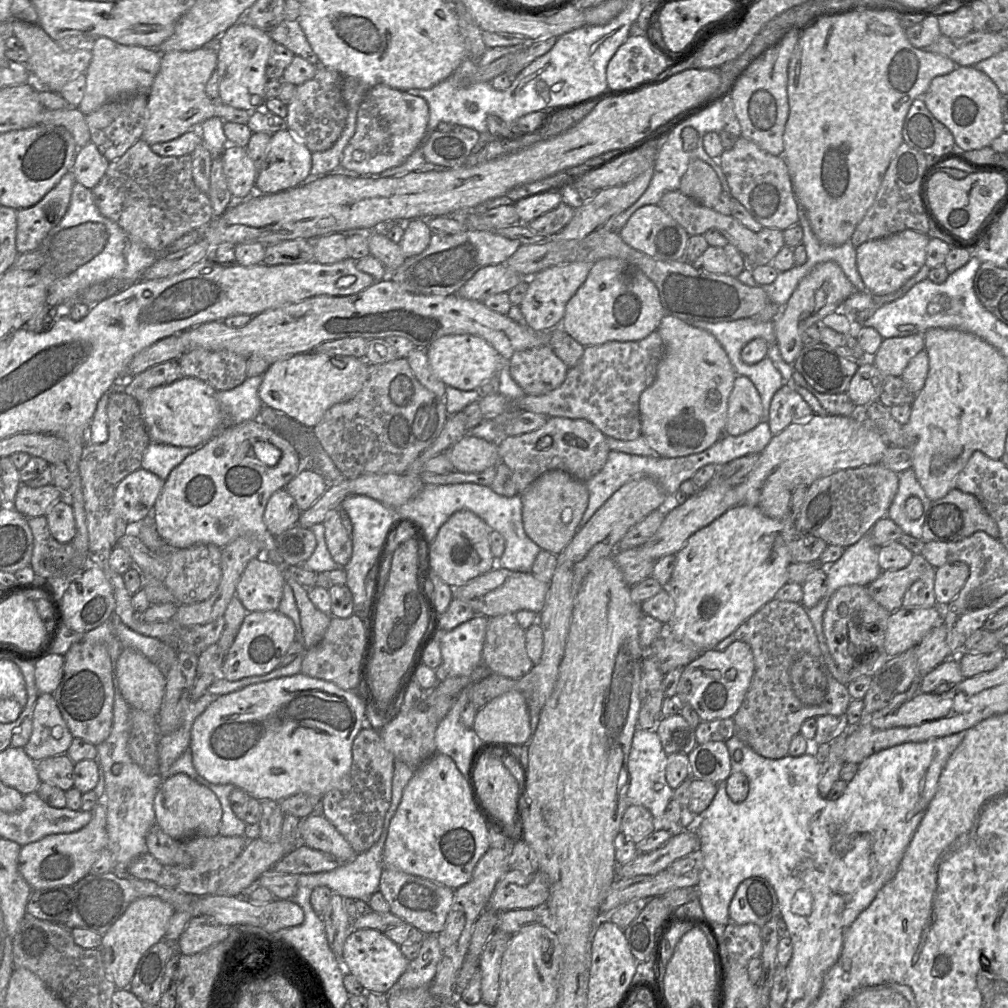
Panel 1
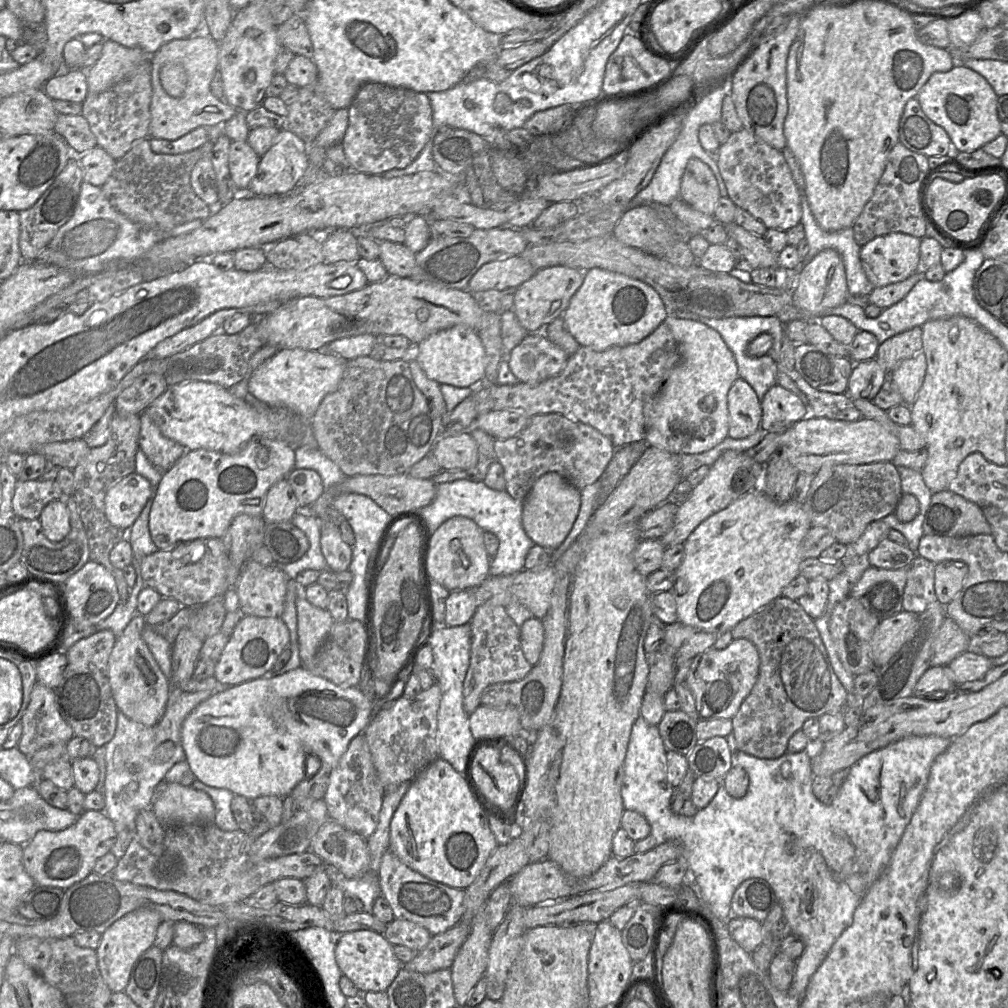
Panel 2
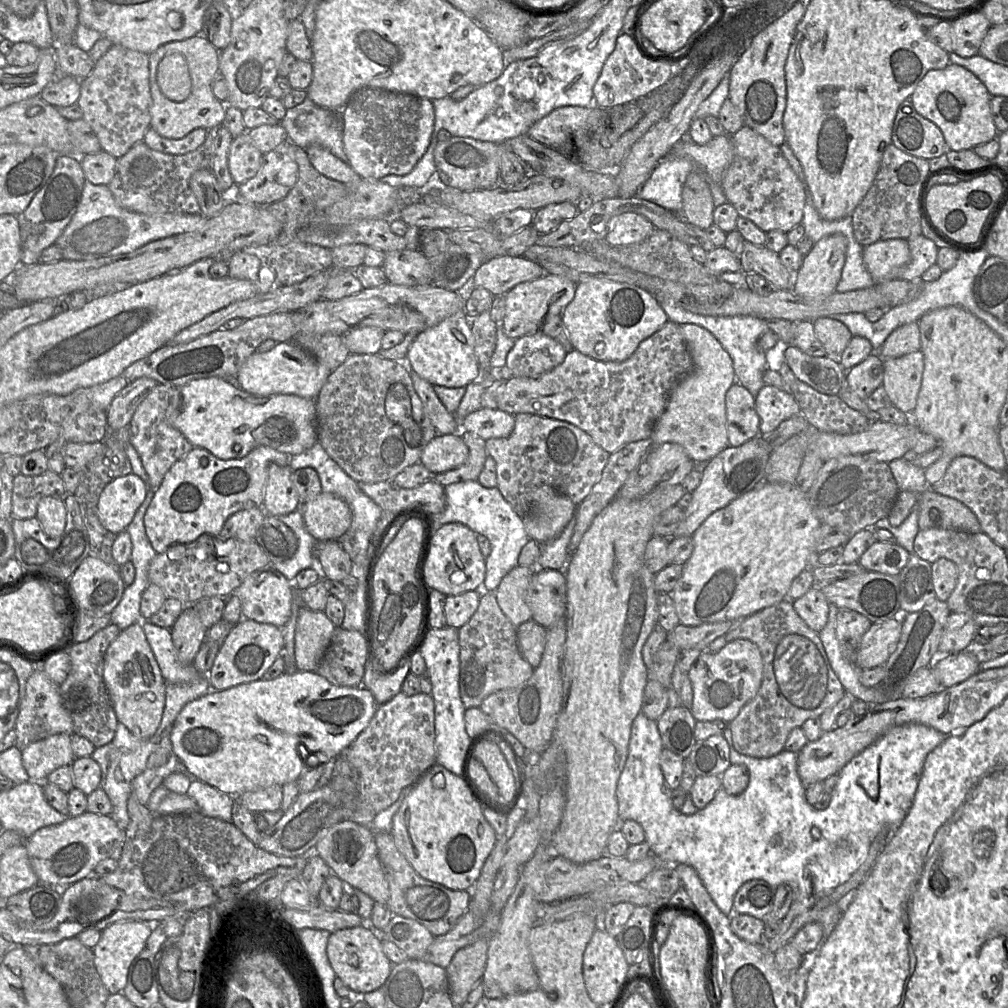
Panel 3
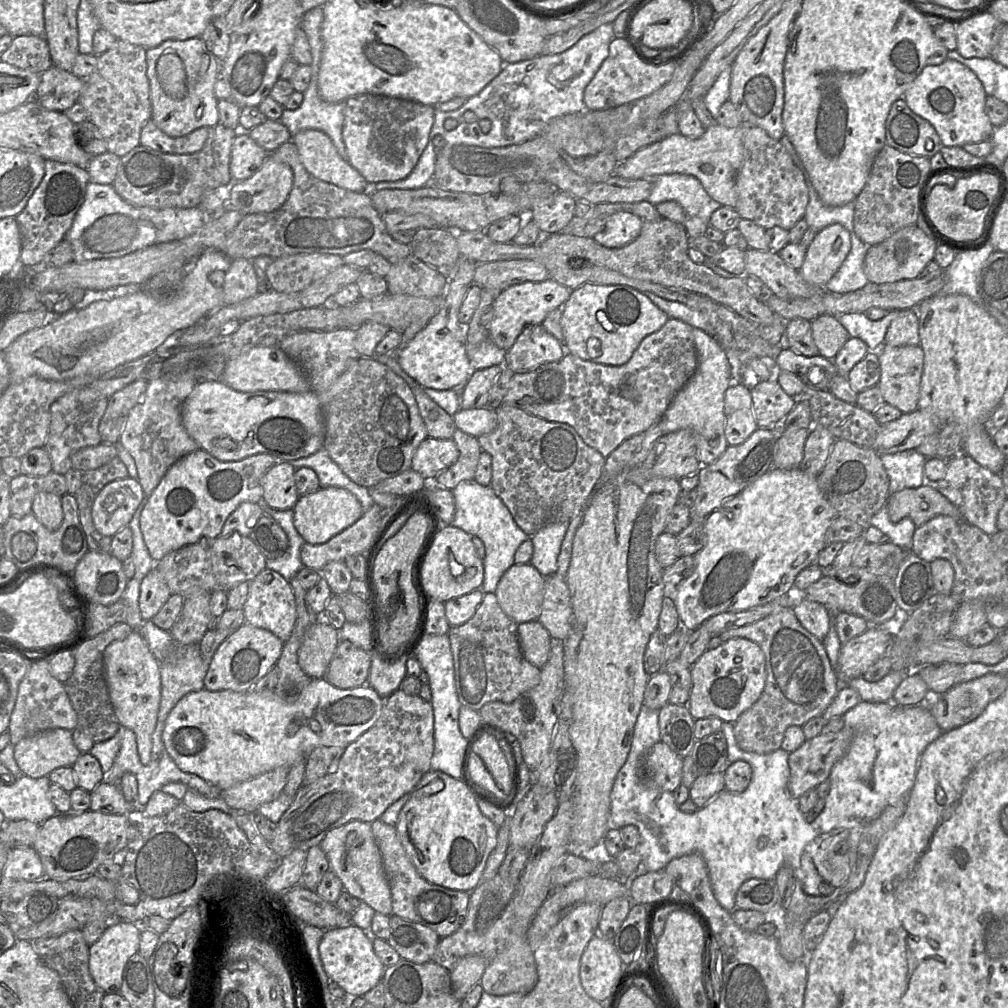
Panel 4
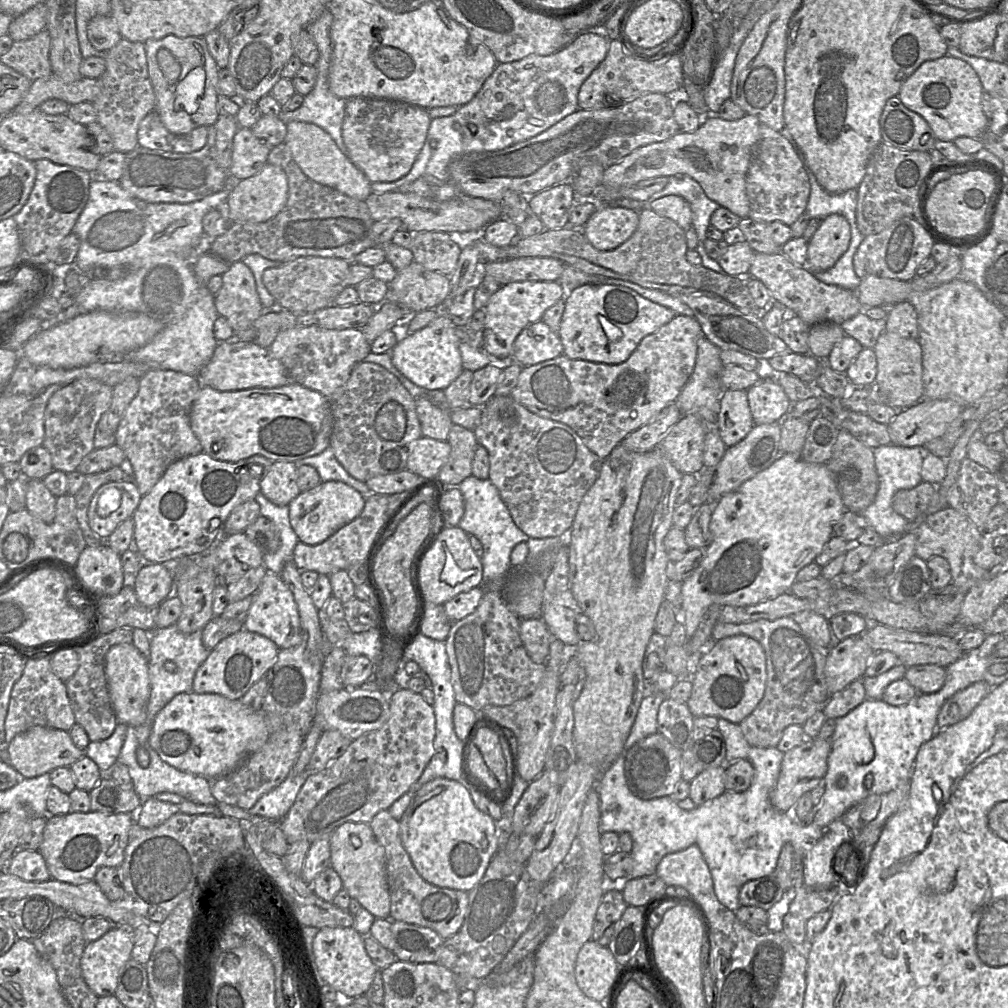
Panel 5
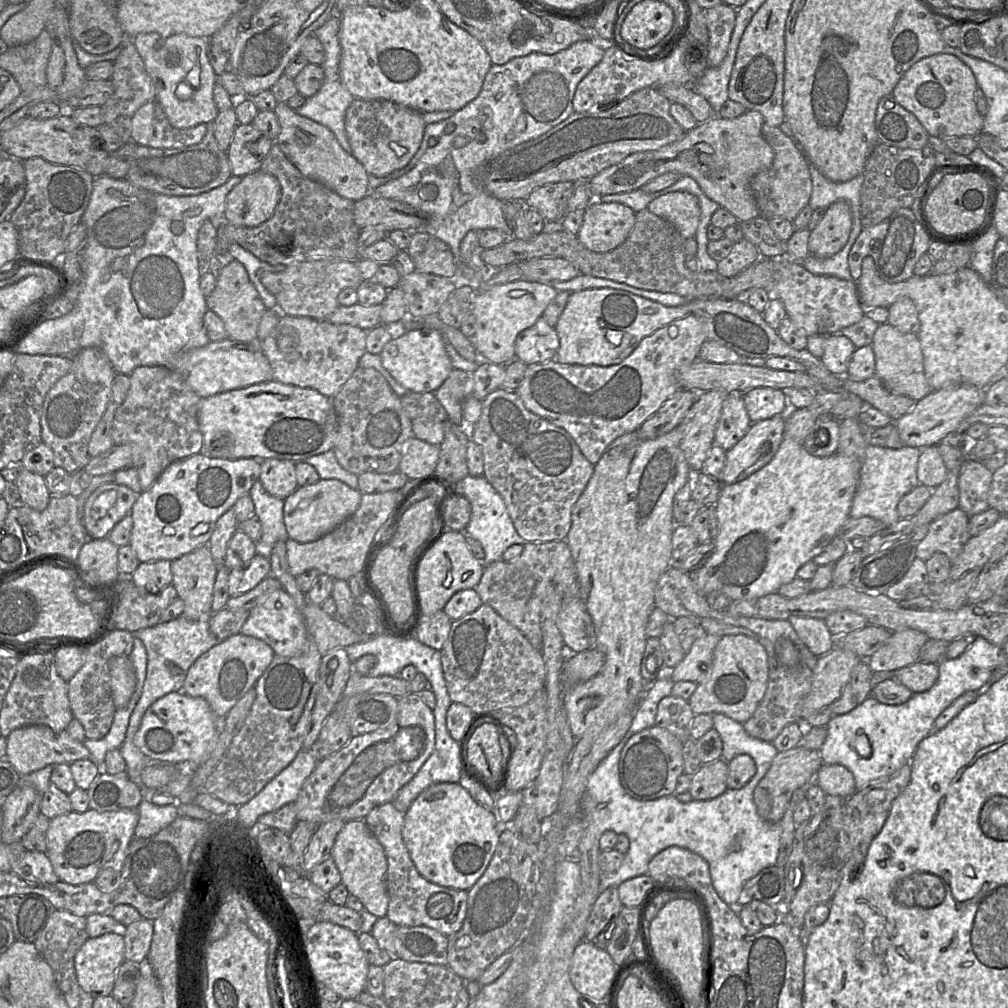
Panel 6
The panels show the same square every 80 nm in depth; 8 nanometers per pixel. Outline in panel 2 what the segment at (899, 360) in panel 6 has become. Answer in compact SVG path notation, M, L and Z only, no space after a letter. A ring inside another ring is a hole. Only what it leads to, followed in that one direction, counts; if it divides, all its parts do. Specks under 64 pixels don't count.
M921 351L903 360L889 373L888 377L896 384L904 404L910 406L915 401L924 381L926 367L926 357Z

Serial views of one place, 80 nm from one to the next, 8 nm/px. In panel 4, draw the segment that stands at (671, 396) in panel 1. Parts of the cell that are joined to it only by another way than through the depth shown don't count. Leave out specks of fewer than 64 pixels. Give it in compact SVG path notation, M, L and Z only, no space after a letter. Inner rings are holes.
M692 329L697 367L692 377L675 394L669 407L657 422L662 434L681 429L691 430L695 438L696 458L701 465L715 462L728 447L725 435L724 394L734 382L733 370L724 349L708 333Z

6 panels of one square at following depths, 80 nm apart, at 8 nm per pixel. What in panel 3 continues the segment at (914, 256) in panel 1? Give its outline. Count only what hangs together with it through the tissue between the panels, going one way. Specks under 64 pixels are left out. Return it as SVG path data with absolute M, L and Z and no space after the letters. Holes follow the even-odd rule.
M906 239L879 240L863 248L863 261L866 269L875 282L884 282L897 279L899 271L906 266L911 259L911 252Z

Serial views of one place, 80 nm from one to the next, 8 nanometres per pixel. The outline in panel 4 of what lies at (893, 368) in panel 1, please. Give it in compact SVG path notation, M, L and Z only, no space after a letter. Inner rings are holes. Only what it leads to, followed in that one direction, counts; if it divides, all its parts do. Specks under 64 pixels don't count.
M916 309L899 310L889 325L885 344L893 347L919 345L919 320Z

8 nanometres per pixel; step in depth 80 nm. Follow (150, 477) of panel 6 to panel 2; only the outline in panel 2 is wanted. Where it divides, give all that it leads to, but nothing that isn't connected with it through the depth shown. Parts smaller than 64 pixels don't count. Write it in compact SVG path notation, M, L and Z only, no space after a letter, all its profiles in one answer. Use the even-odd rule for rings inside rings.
M146 411L140 414L140 421L139 449L155 467L167 471L186 453L187 449L163 436Z

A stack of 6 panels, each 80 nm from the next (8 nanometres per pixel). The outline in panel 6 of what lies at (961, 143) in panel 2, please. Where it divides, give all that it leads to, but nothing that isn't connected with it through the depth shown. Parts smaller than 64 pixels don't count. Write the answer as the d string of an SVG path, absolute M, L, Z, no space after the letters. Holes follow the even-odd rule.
M942 52L912 65L892 94L902 107L916 116L929 135L940 139L977 137L984 124L984 116L978 111L975 101L977 87L972 70L955 55Z

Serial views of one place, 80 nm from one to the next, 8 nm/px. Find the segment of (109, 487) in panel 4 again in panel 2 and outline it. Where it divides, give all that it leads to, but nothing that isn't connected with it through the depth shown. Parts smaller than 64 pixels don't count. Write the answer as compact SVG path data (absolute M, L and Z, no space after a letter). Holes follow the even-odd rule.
M133 472L114 484L105 496L105 514L112 525L126 529L133 525L154 494L149 480Z

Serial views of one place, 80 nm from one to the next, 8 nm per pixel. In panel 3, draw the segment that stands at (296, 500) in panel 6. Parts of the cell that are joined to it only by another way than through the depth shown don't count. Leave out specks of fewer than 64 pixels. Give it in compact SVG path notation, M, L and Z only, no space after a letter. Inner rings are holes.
M320 493L300 506L305 528L317 542L337 541L348 531L352 511L348 504L331 493Z

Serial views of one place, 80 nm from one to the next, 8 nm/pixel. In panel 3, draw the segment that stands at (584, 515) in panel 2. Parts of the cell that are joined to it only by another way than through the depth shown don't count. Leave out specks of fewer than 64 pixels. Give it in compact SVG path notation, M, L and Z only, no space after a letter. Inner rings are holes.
M576 508L569 523L562 533L553 540L541 544L541 555L538 559L538 569L564 571L569 559L569 543L576 524Z

